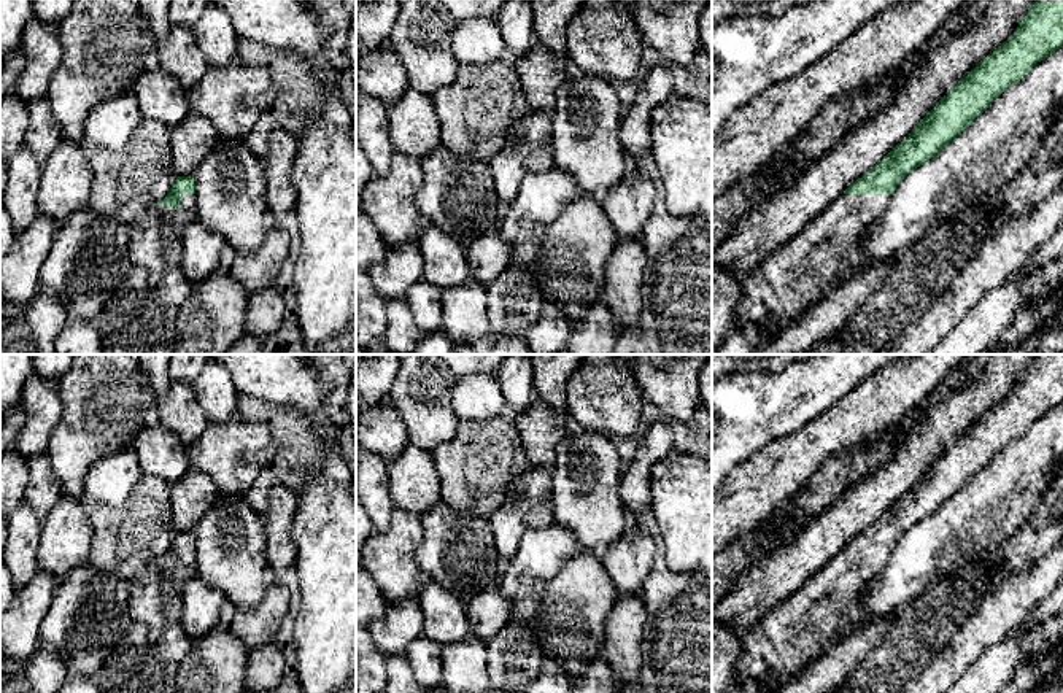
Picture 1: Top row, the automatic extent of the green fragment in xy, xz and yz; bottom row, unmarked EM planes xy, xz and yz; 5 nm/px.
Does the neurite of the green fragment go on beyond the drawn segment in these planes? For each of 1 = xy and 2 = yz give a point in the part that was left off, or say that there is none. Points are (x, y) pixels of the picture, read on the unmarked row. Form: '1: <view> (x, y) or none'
1: xy (156, 595)
2: yz (795, 633)

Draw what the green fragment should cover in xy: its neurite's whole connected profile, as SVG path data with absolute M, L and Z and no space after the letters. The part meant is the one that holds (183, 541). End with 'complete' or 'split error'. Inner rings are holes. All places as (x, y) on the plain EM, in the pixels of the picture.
M176 532L168 550L148 563L130 582L130 617L148 626L151 642L156 642L167 626L180 623L184 585L194 577L194 534Z; split error

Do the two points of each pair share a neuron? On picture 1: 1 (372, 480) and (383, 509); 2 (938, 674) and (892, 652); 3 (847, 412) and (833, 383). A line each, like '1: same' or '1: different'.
1: same
2: different
3: different

